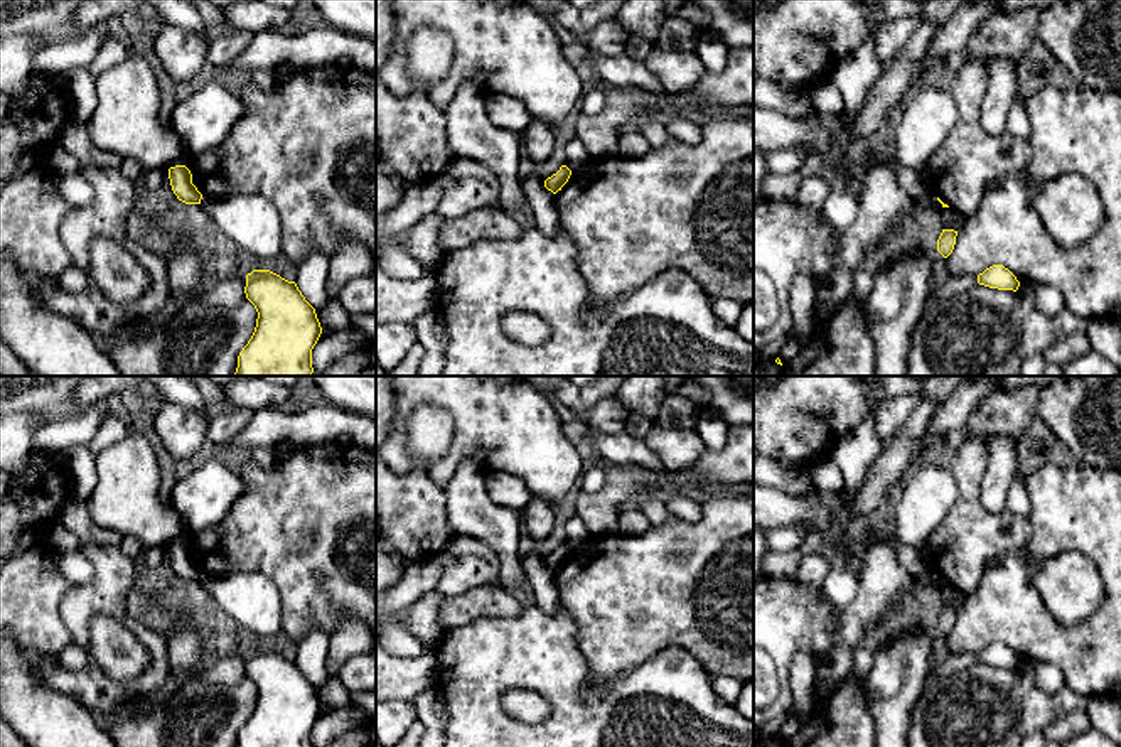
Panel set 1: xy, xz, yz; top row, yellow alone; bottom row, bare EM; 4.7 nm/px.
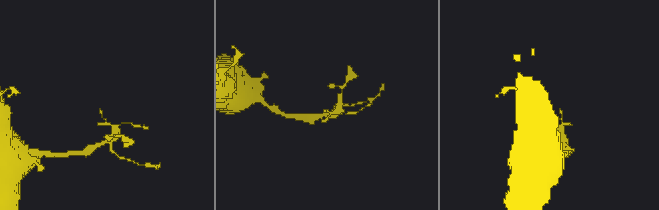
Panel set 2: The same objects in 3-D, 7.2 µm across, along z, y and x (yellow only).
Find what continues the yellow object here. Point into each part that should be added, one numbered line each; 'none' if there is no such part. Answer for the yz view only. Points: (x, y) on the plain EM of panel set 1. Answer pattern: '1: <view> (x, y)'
none

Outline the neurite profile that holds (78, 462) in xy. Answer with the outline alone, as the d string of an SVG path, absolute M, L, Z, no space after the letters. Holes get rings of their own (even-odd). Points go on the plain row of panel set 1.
M69 445L51 454L67 477L69 497L84 504L96 486L96 455L88 445Z

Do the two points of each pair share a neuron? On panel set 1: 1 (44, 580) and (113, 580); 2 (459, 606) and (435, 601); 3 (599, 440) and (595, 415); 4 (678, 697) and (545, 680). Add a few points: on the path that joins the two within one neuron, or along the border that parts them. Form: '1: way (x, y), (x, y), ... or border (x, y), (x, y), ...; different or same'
1: border (75, 585), (59, 606), (59, 618), (64, 626); different
2: border (447, 599), (439, 614), (439, 623), (444, 629); different
3: border (589, 427), (609, 434), (624, 430); different
4: way (644, 710), (579, 710); same

